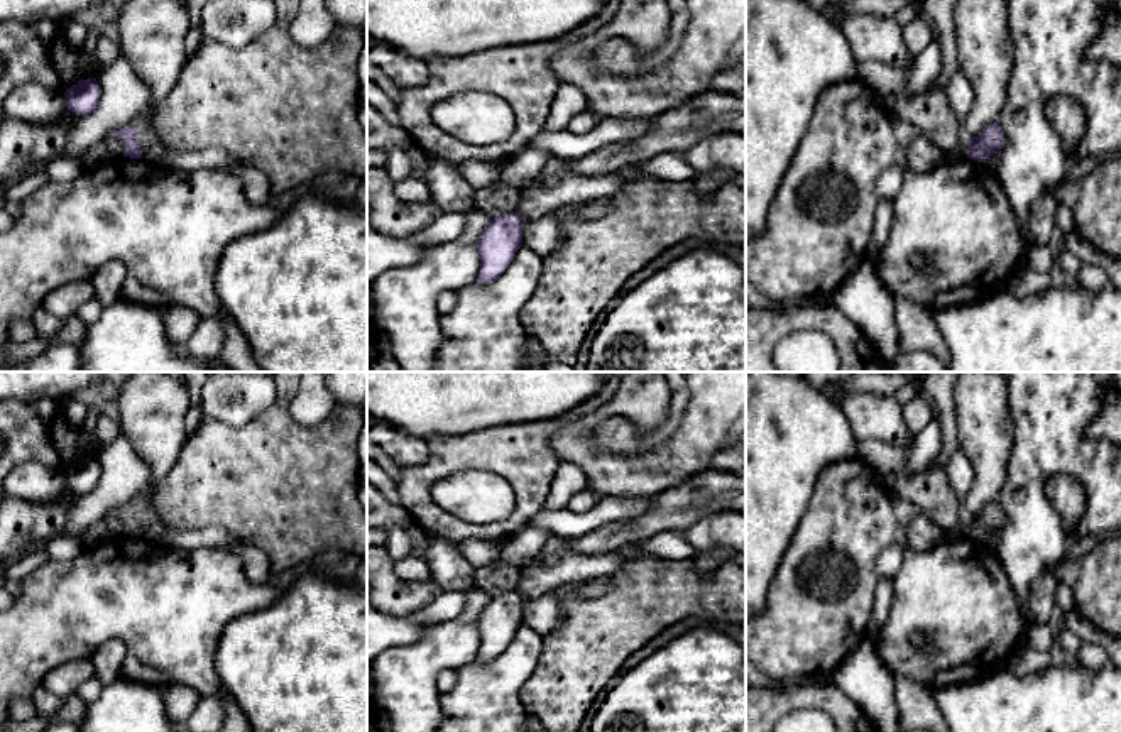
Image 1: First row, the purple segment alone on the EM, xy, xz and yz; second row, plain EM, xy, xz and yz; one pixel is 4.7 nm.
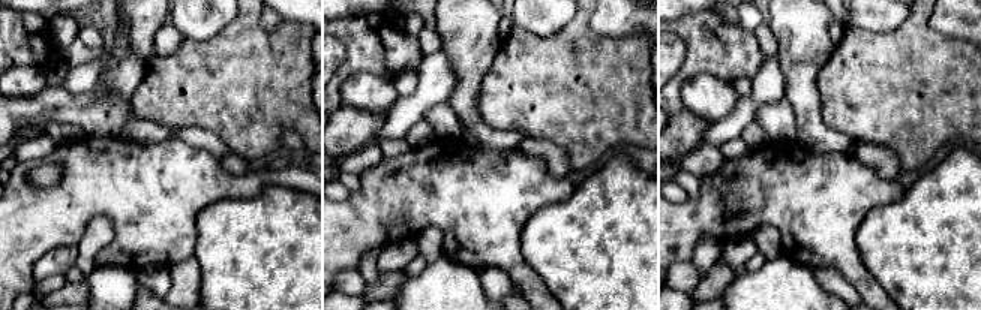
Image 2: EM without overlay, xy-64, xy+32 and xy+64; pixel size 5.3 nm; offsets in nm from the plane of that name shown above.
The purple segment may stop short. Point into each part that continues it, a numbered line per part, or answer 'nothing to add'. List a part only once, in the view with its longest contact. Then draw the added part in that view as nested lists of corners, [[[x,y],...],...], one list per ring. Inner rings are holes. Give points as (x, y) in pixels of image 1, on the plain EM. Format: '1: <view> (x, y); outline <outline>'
nothing to add

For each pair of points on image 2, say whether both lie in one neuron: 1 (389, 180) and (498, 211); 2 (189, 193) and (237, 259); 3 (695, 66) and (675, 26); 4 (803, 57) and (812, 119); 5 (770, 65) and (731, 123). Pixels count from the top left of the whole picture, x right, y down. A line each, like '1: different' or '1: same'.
1: same
2: different
3: same
4: same
5: same

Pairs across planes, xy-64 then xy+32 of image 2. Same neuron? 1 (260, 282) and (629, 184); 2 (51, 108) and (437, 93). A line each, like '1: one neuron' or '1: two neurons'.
1: one neuron
2: two neurons

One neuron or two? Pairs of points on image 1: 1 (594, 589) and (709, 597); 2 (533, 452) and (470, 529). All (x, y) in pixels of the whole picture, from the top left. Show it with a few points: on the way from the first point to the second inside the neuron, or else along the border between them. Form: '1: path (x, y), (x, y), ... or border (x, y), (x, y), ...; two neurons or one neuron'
1: border (611, 579), (596, 595), (577, 592); two neurons
2: path (530, 479), (526, 508), (508, 526), (497, 529); one neuron

